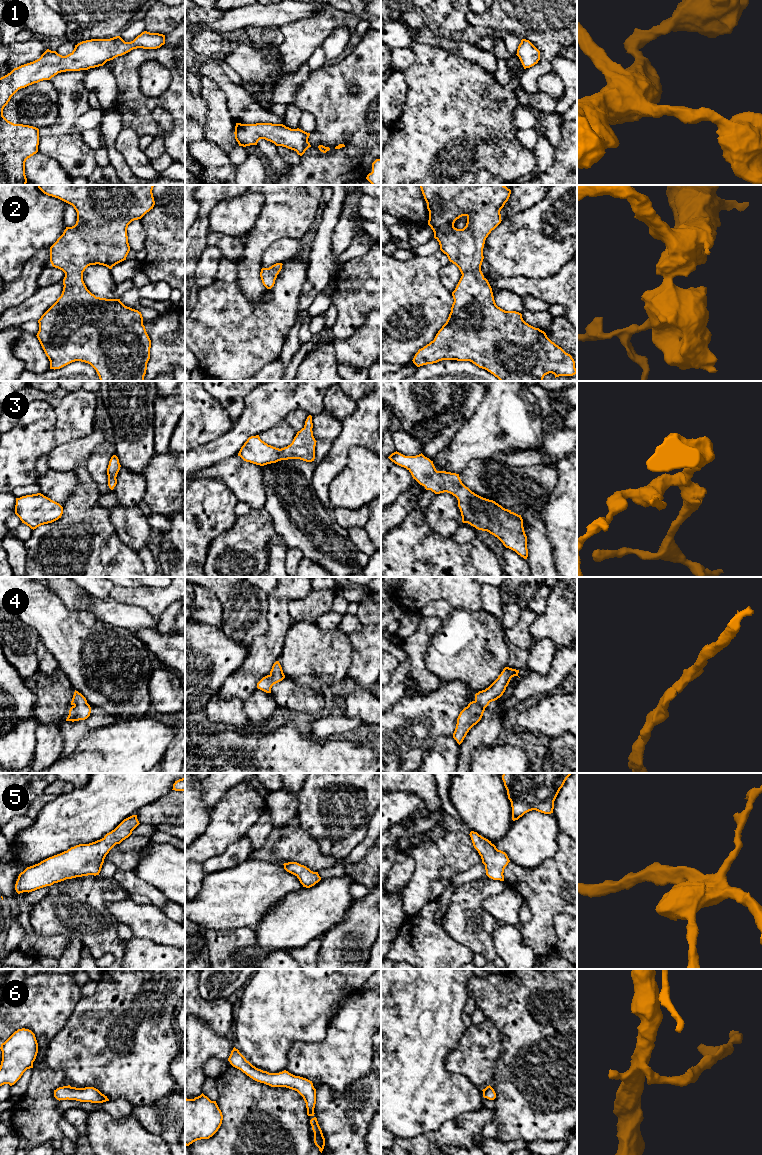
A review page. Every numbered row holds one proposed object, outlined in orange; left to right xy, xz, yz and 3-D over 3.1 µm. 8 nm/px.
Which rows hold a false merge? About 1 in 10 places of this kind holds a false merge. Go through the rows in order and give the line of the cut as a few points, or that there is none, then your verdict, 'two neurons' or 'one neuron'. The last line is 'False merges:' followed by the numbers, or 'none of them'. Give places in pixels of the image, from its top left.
1: cut none; one neuron
2: cut none; one neuron
3: cut none; one neuron
4: cut none; one neuron
5: cut none; one neuron
6: cut none; one neuron
False merges: none of them

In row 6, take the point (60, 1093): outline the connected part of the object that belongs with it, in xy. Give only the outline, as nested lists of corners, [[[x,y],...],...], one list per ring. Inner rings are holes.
[[[68,1086],[59,1087],[54,1090],[57,1100],[76,1100],[80,1102],[103,1103],[109,1101],[107,1096],[94,1087],[76,1088]]]

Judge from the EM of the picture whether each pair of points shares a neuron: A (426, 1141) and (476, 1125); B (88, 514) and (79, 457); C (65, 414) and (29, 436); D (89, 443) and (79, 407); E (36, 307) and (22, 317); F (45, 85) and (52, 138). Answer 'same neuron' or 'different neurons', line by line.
A: same neuron
B: different neurons
C: different neurons
D: different neurons
E: same neuron
F: different neurons

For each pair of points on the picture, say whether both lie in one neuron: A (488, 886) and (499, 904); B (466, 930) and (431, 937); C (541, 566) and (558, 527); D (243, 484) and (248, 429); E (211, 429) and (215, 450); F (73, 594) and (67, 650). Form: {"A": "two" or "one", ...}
{"A": "two", "B": "two", "C": "two", "D": "two", "E": "two", "F": "two"}

